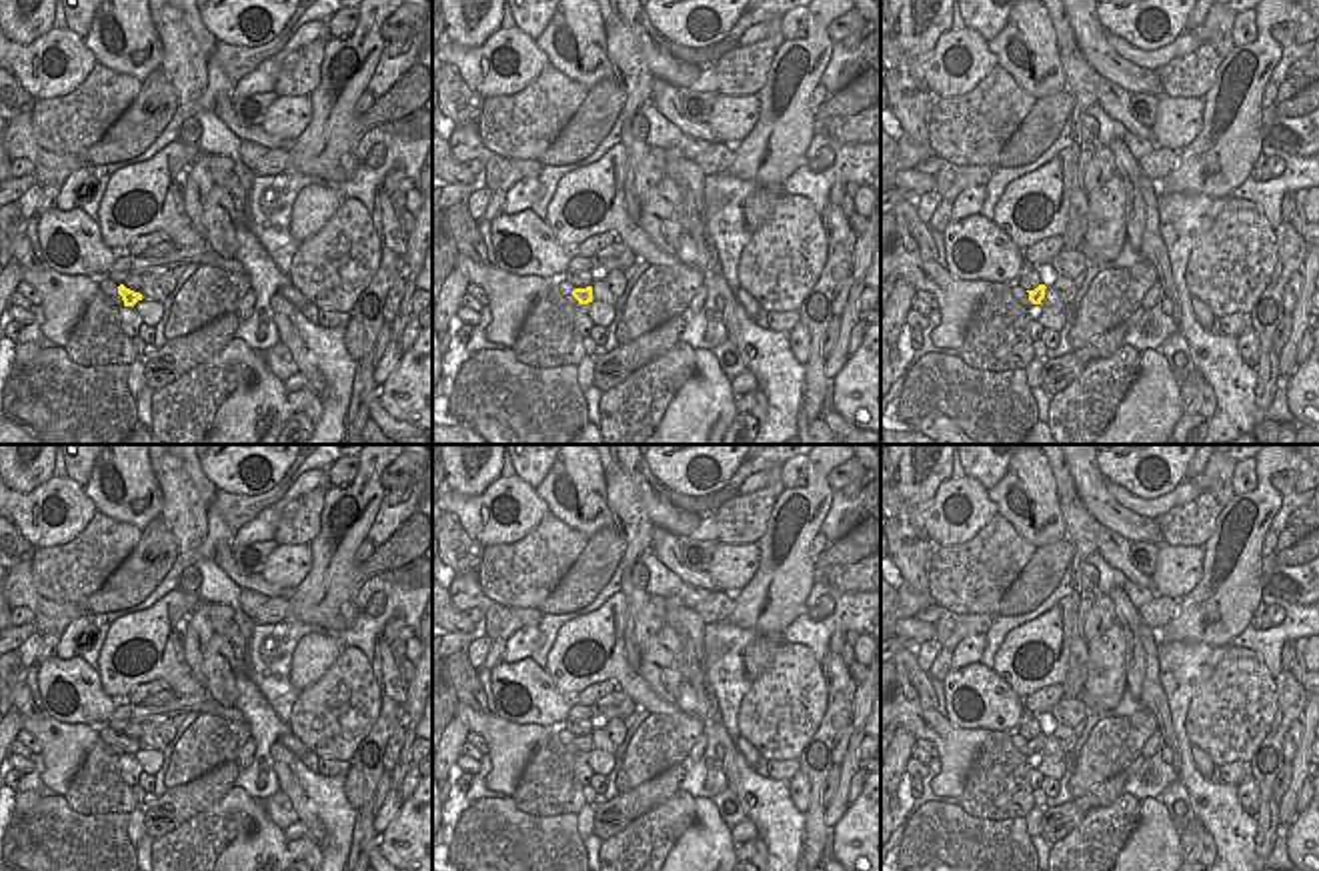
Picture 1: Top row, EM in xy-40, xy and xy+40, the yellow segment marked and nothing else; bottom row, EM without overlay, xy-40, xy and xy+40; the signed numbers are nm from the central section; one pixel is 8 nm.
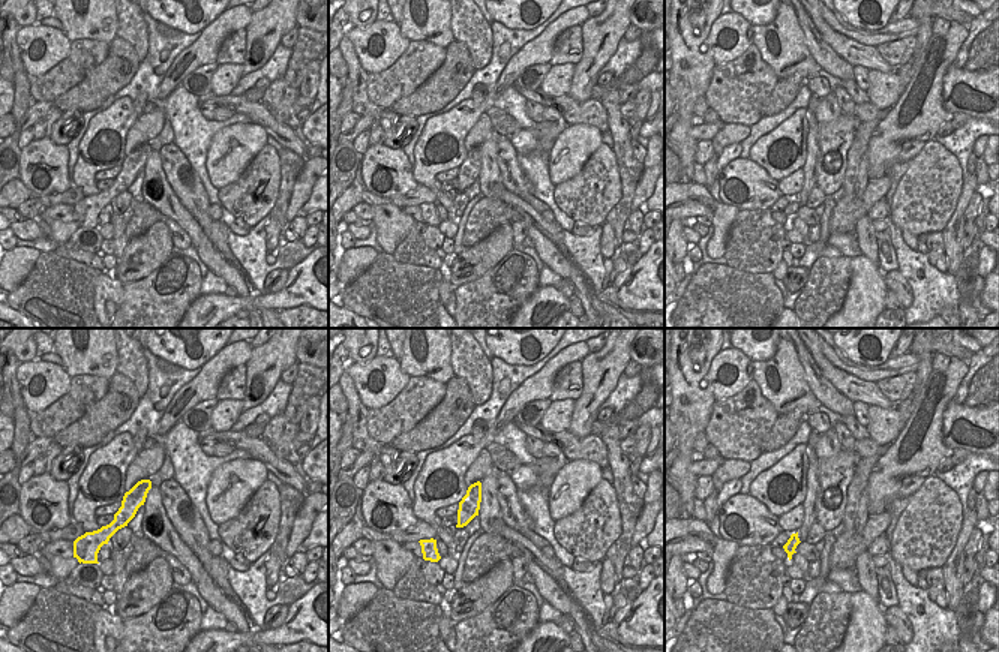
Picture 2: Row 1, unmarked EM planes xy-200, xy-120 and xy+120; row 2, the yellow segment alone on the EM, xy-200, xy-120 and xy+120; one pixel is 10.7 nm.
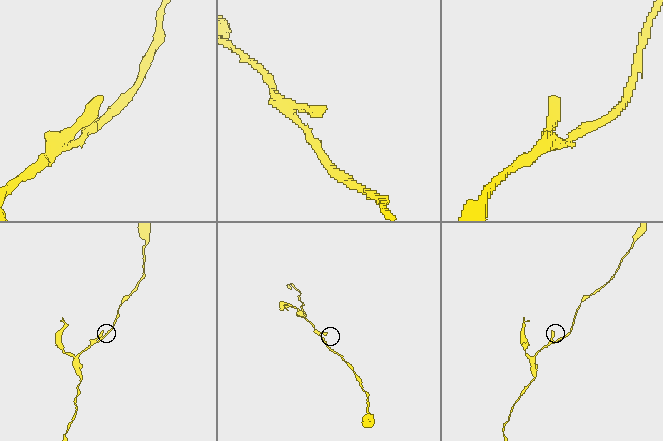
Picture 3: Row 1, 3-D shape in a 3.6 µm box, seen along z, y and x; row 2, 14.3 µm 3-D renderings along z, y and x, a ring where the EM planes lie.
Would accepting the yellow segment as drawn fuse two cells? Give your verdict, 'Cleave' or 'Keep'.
Keep

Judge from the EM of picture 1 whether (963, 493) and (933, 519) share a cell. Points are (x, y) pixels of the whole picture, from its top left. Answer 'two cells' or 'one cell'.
one cell

